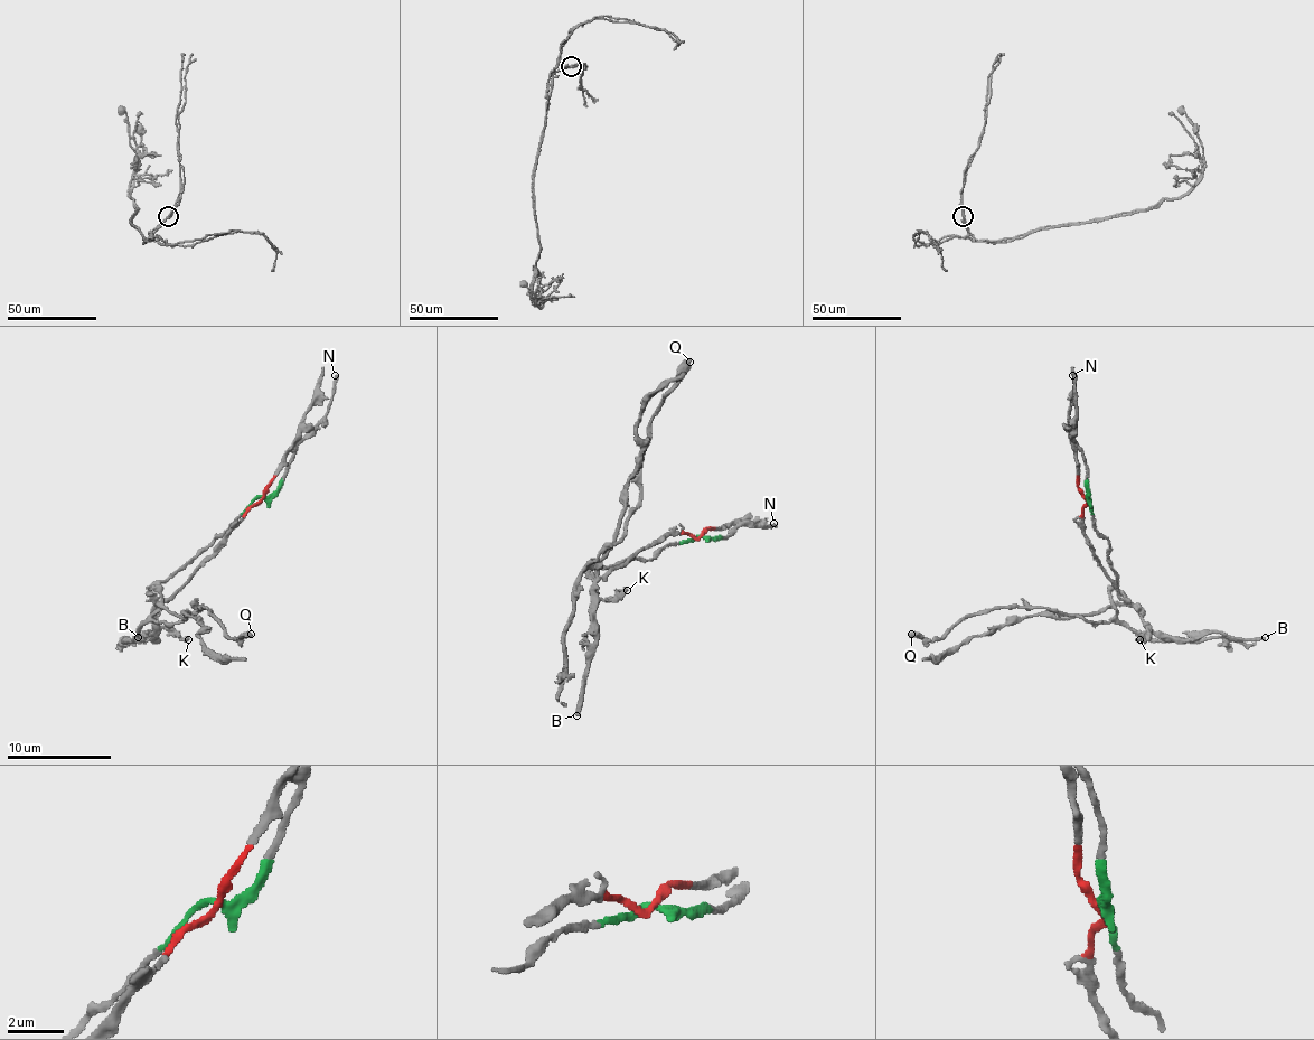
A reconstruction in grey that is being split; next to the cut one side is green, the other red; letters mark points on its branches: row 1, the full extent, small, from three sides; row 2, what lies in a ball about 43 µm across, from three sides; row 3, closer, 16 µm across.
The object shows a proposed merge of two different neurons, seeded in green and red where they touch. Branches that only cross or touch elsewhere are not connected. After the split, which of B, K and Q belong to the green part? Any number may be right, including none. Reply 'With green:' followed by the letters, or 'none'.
With green: Q

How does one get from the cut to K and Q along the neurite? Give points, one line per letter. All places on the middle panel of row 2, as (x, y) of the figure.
K: (701, 535), (665, 535), (612, 567), (597, 582), (599, 598), (628, 590)
Q: (701, 535), (667, 543), (651, 559), (589, 564), (626, 531), (641, 494), (649, 423), (691, 361)

